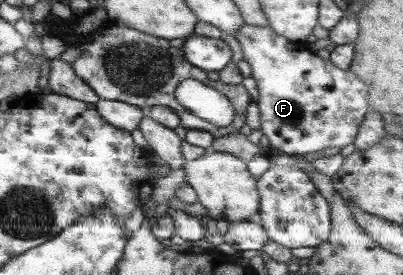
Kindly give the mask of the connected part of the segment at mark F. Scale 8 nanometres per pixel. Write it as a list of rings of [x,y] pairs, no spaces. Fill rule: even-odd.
[[[245,23],[240,31],[236,34],[236,40],[244,53],[244,60],[251,66],[252,78],[256,81],[259,90],[259,99],[257,101],[262,114],[262,132],[268,138],[270,145],[277,148],[279,152],[287,155],[311,154],[311,152],[319,152],[325,148],[345,148],[349,144],[354,144],[358,137],[362,124],[365,122],[366,114],[369,112],[369,86],[359,78],[351,70],[343,70],[342,67],[335,66],[330,59],[323,60],[310,50],[304,42],[293,42],[291,39],[285,38],[283,35],[277,34],[271,27],[255,26]]]

